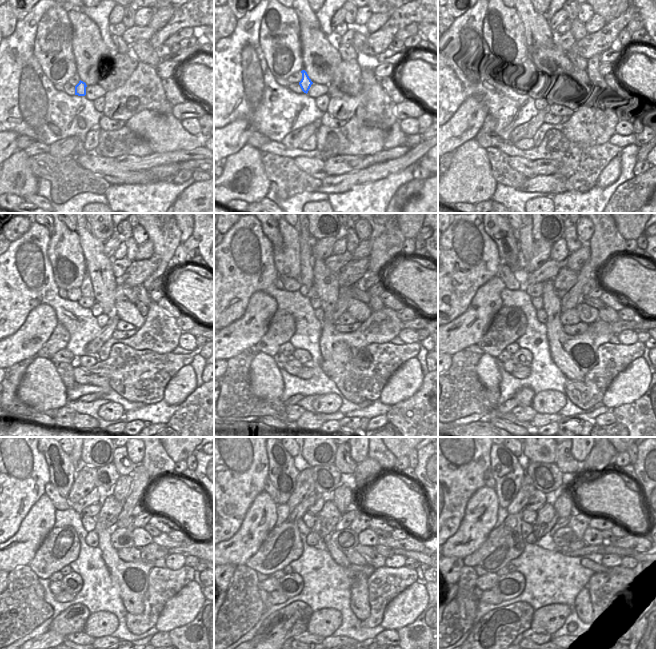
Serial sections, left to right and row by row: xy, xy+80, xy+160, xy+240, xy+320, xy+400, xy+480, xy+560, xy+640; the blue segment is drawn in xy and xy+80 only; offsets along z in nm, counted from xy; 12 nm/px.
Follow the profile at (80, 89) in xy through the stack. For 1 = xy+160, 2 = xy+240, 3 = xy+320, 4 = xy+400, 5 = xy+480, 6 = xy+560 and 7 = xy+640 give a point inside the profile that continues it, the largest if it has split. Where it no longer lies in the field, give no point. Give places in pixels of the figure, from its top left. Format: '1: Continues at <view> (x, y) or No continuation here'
1: Continues at xy+160 (528, 78)
2: Continues at xy+240 (86, 288)
3: Continues at xy+320 (306, 255)
4: Continues at xy+400 (525, 238)
5: Continues at xy+480 (76, 457)
6: No continuation here
7: No continuation here

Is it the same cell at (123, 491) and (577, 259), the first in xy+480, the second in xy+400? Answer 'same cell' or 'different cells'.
same cell

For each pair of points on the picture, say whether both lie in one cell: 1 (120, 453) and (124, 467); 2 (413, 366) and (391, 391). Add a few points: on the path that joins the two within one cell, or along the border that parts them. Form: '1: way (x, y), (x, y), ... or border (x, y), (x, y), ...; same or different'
1: way (120, 456), (119, 462), (121, 464); same
2: way (410, 372), (397, 385); same

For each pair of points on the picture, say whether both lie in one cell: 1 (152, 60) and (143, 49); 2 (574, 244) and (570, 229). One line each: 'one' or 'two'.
1: one
2: one

